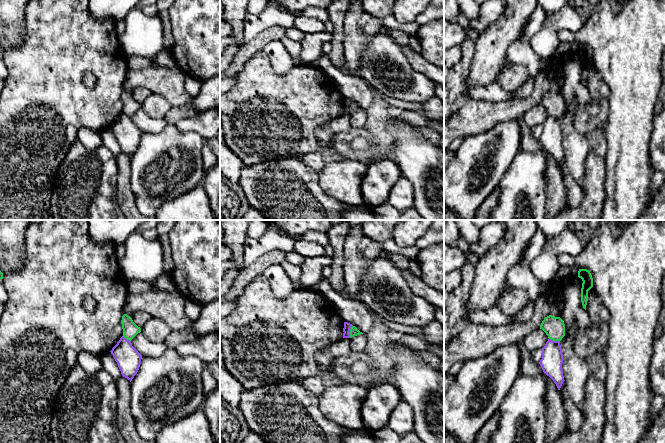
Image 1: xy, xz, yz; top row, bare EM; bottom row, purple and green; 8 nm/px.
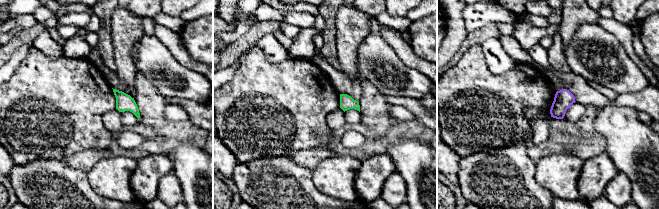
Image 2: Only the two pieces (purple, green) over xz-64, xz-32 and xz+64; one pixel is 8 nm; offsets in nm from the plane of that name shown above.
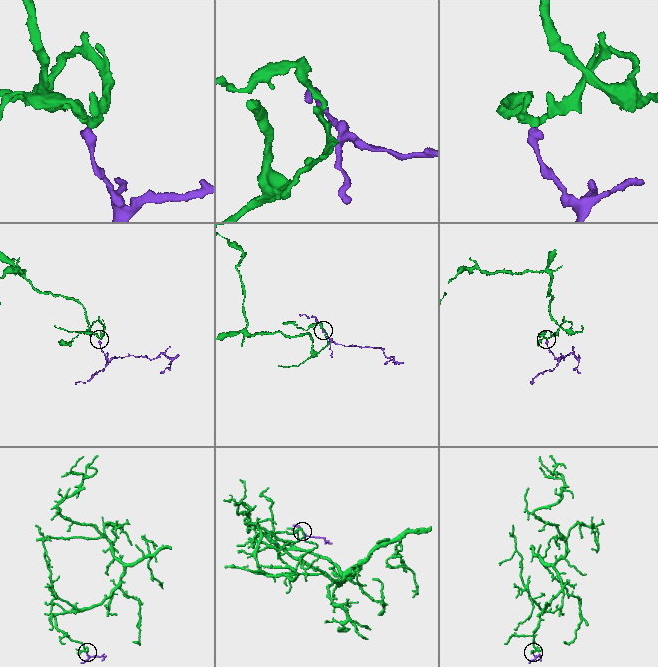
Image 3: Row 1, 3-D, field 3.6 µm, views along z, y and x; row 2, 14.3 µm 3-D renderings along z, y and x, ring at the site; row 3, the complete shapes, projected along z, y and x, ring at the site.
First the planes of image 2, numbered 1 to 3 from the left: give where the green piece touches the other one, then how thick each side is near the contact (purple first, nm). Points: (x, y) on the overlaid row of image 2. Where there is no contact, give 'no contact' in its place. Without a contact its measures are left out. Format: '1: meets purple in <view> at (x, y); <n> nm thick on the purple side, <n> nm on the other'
1: no contact
2: no contact
3: no contact

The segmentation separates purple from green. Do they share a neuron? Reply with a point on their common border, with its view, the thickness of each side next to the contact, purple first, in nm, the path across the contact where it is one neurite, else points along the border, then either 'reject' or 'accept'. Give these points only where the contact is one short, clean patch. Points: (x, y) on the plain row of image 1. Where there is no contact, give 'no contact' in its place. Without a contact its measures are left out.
meets purple in xz at (349, 107); 60 nm thick on the purple side, 70 nm on the other; border along xz (352, 101), (349, 113); reject

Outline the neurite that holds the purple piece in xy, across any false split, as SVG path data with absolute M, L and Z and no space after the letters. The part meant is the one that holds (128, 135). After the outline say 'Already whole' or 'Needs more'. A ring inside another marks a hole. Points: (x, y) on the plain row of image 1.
M123 112L110 128L117 138L122 152L131 158L139 146L142 131L132 122L131 117Z. Already whole

